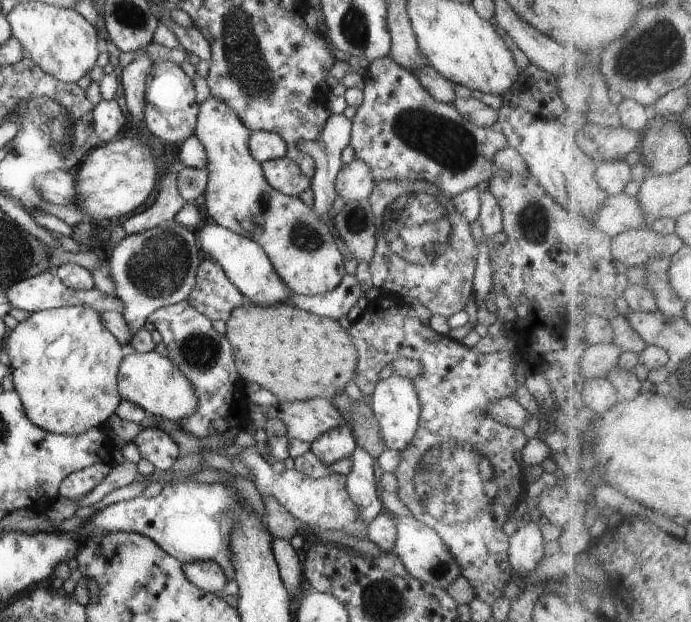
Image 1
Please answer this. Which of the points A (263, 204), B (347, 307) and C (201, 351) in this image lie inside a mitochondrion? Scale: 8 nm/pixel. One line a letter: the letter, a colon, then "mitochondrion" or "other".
A: other
B: other
C: mitochondrion

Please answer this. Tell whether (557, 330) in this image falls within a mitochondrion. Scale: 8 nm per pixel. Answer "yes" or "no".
no

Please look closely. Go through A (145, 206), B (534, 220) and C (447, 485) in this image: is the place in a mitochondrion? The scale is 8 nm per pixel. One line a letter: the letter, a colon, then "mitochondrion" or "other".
A: other
B: mitochondrion
C: mitochondrion

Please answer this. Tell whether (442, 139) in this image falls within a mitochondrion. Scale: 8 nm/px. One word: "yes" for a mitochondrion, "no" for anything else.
yes

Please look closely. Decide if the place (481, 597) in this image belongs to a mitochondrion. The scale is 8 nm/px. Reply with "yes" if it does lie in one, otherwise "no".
no

